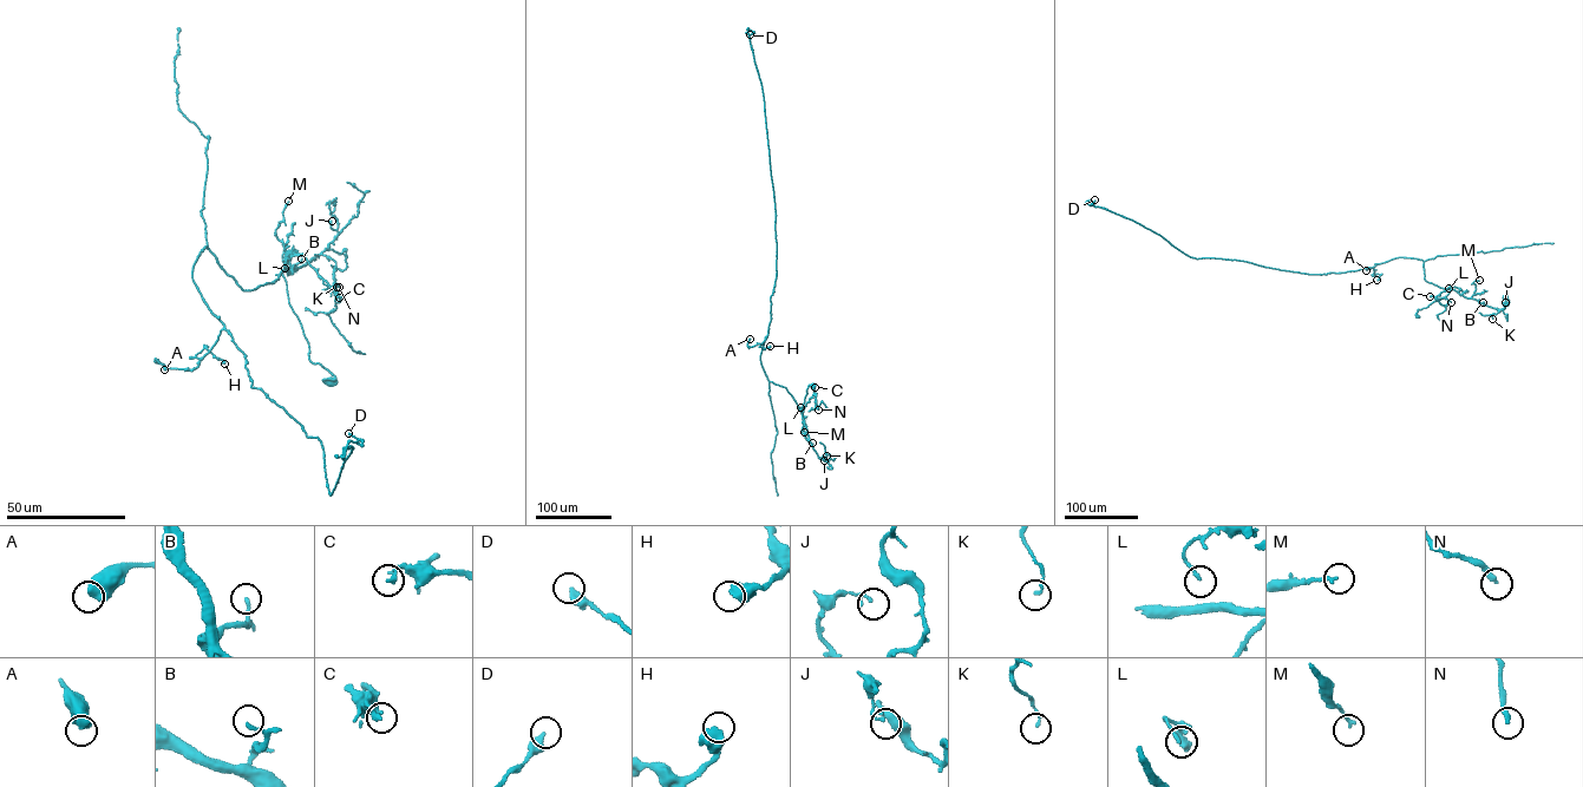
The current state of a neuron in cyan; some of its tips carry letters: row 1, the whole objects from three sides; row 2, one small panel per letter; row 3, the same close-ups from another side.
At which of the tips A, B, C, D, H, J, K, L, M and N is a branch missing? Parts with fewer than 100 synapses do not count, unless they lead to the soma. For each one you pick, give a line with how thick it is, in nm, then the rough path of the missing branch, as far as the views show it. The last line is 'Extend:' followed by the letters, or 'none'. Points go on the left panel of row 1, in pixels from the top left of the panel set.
Extend: none

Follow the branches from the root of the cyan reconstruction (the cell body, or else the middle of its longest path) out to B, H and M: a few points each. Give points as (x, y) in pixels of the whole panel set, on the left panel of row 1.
B: (331, 381), (333, 375), (309, 359), (308, 342), (288, 302), (282, 270), (285, 266), (290, 271), (301, 258)
H: (331, 381), (309, 359), (283, 269), (243, 289), (204, 247), (193, 277), (224, 327), (195, 355), (224, 364)
M: (331, 381), (333, 375), (309, 359), (288, 302), (282, 270), (292, 267), (275, 231), (288, 201)

